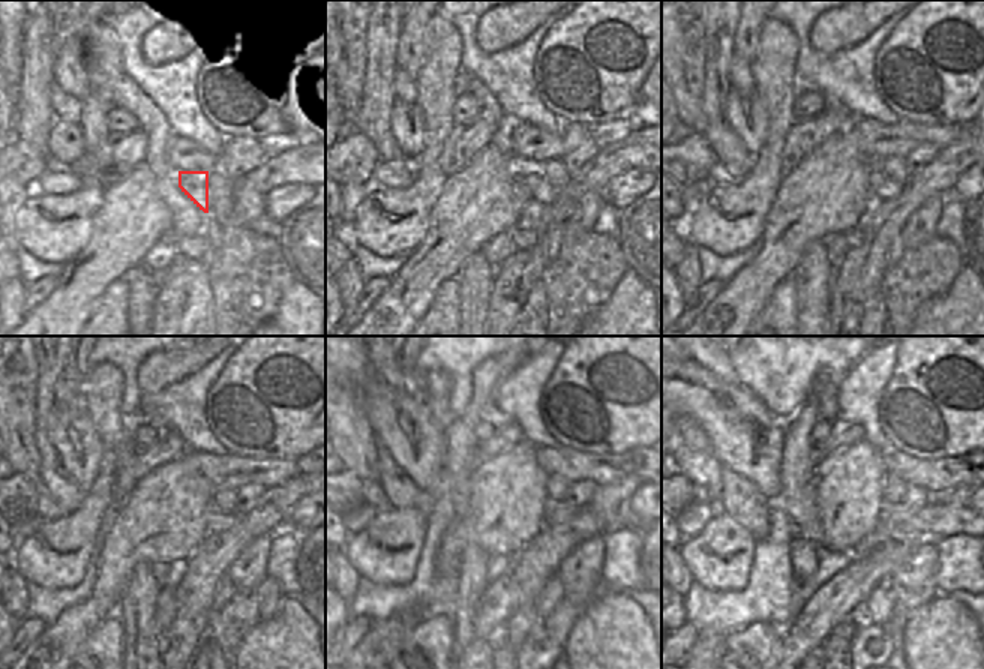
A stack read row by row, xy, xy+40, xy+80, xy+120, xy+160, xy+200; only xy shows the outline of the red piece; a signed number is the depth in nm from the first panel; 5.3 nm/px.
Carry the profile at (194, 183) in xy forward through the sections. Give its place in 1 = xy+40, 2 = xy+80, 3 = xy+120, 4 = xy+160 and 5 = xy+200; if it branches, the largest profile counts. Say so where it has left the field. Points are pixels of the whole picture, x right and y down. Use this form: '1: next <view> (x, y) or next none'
1: next xy+40 (539, 189)
2: next xy+80 (881, 191)
3: next xy+120 (210, 527)
4: next xy+160 (585, 524)
5: next xy+200 (939, 521)

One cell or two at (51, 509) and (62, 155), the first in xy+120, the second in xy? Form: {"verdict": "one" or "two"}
{"verdict": "two"}

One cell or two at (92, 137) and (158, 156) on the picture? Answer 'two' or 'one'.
two

